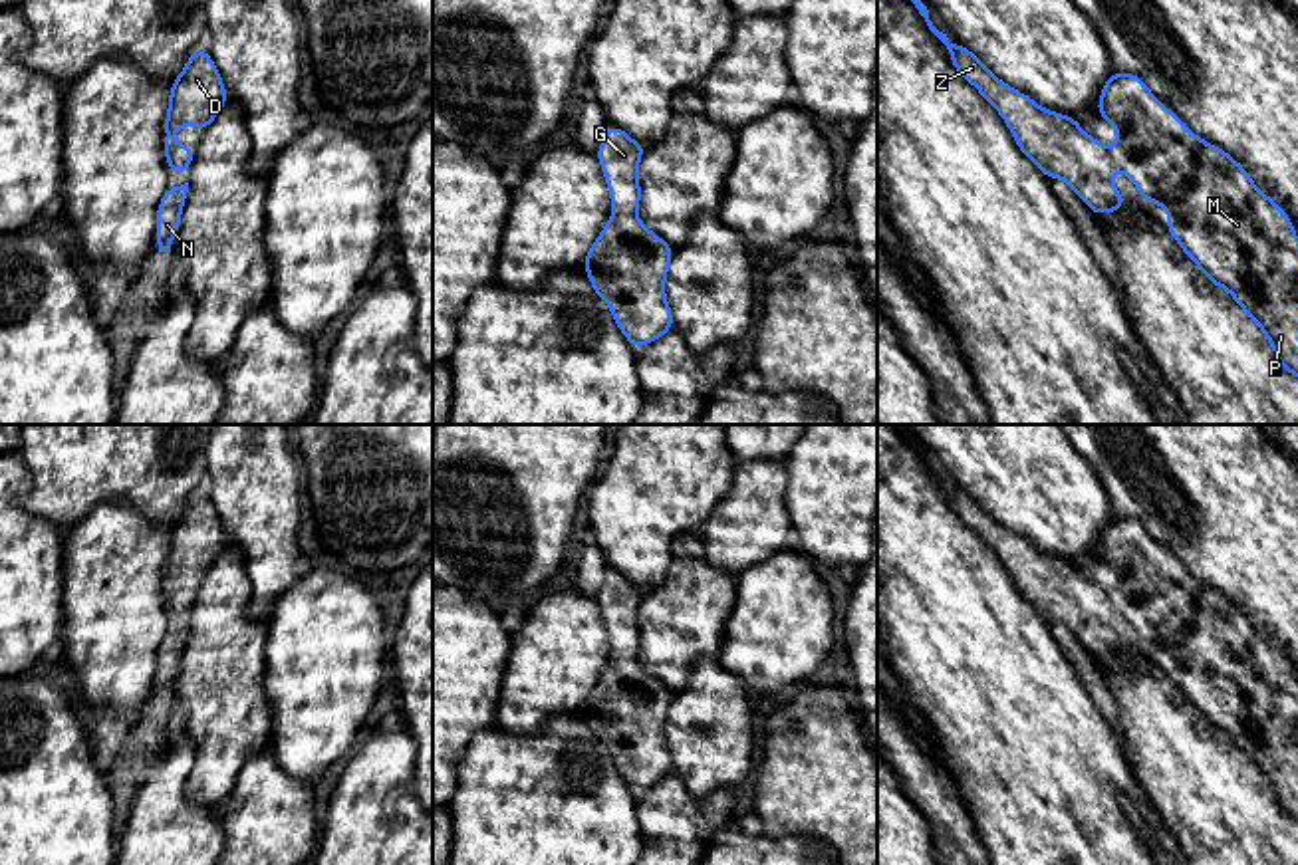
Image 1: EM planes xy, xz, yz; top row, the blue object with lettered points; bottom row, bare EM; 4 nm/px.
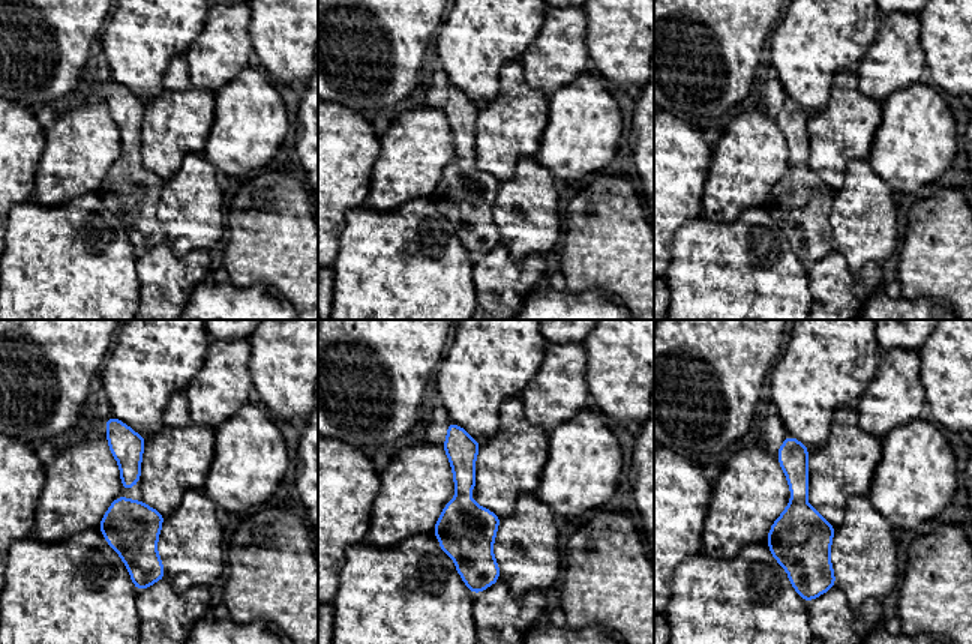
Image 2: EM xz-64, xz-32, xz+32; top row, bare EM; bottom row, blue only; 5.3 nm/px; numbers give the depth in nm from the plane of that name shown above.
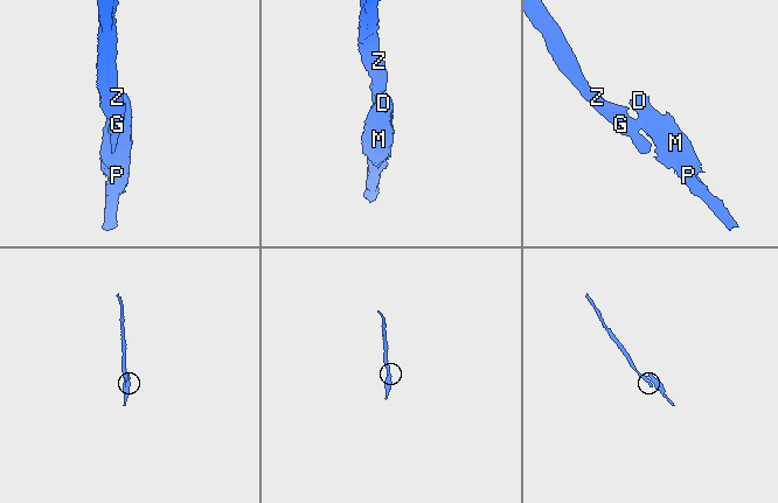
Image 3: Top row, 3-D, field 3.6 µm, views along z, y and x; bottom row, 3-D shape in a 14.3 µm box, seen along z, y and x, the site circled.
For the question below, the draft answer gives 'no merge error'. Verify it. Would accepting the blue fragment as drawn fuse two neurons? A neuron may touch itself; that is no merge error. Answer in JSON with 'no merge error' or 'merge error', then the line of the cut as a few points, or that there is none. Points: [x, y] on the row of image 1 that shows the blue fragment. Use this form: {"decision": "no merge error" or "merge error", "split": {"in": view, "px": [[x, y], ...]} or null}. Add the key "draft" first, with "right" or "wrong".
{"draft": "right", "decision": "no merge error", "split": null}

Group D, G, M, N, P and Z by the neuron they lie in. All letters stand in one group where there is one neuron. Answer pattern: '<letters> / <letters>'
D G M N P Z

